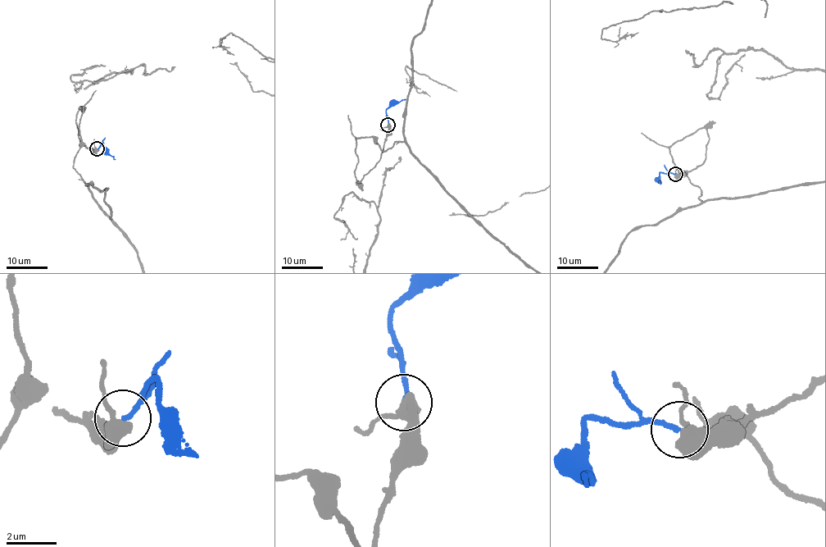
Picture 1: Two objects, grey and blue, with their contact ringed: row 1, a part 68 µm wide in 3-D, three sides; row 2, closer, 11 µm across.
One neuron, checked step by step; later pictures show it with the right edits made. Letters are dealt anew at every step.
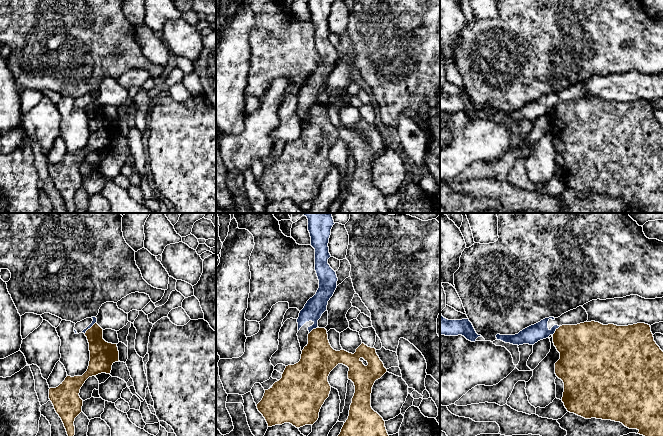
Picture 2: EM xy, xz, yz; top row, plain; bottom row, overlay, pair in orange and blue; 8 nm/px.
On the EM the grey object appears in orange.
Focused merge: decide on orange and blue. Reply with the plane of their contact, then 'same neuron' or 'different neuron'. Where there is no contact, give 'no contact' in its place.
xy | different neuron

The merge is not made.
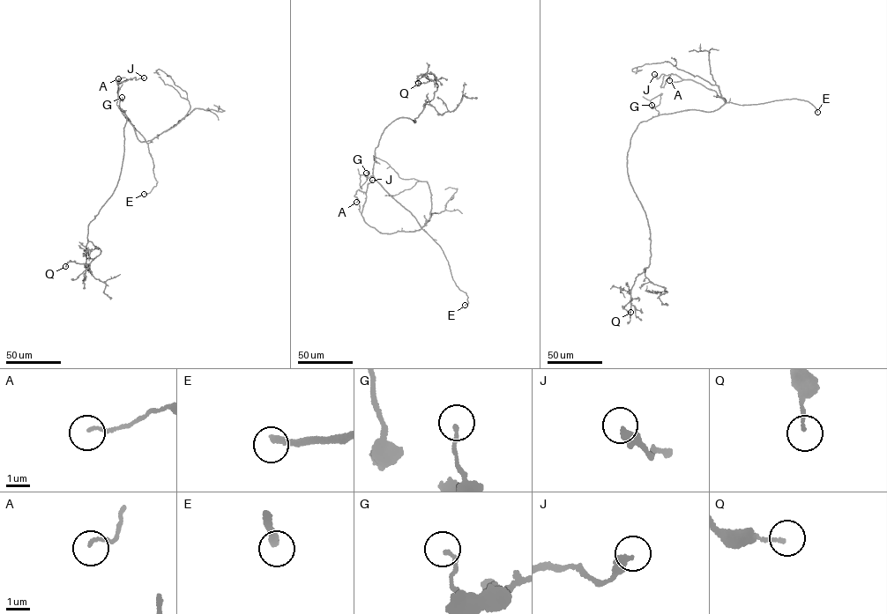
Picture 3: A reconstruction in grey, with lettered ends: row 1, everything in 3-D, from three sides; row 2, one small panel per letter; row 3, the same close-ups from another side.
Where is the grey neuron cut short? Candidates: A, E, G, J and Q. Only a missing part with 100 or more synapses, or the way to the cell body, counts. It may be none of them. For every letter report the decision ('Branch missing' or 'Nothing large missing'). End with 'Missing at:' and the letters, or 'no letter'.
A: Nothing large missing
E: Branch missing
G: Nothing large missing
J: Nothing large missing
Q: Nothing large missing
Missing at: E

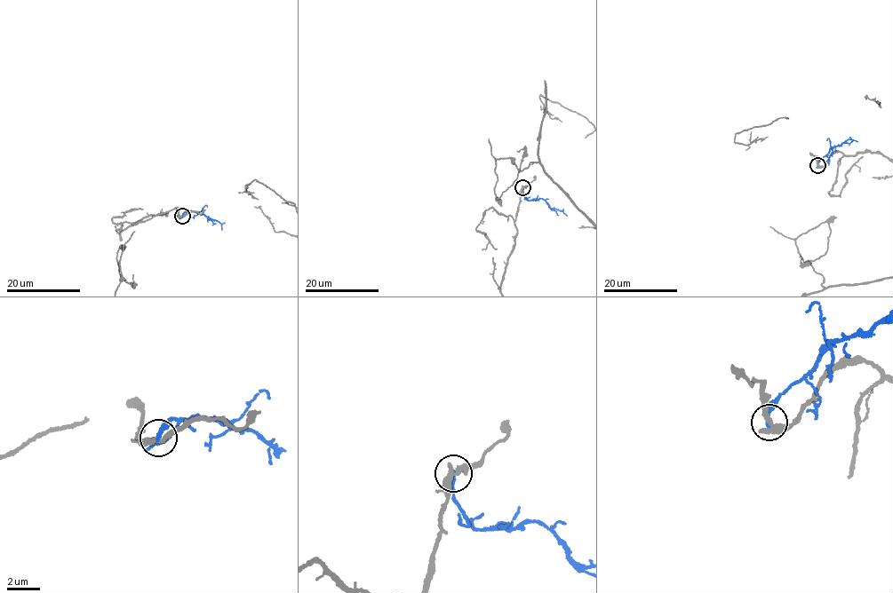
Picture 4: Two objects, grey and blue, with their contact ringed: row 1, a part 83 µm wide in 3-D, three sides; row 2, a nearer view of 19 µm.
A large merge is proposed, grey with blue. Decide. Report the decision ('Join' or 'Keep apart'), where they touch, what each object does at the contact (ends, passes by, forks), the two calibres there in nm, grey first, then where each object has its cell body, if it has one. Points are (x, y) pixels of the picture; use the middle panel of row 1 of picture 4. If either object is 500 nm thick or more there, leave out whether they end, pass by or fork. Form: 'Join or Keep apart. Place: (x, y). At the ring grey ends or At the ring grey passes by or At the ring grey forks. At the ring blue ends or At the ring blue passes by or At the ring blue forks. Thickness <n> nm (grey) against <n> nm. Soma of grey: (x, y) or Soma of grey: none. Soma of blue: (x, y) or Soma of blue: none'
Keep apart. Place: (522, 187). At the ring grey passes by. At the ring blue ends. Thickness 360 nm (grey) against 320 nm. Soma of grey: none. Soma of blue: none

